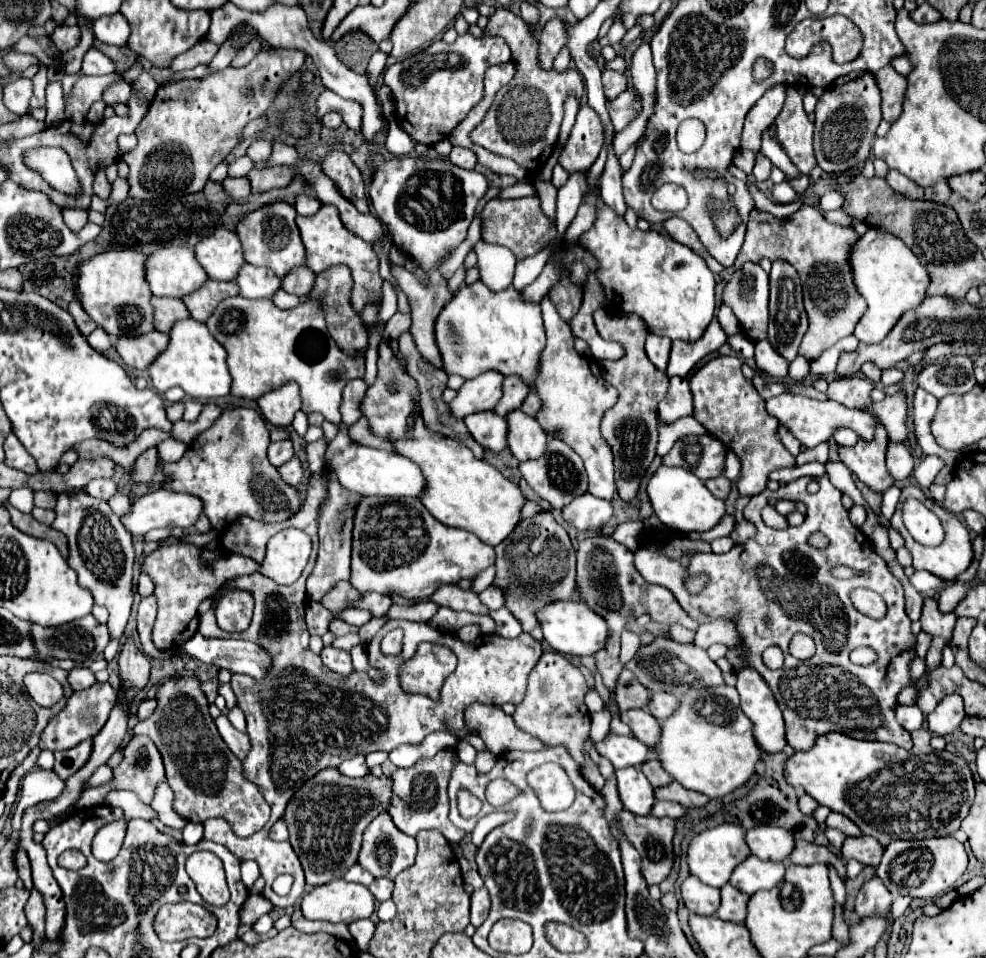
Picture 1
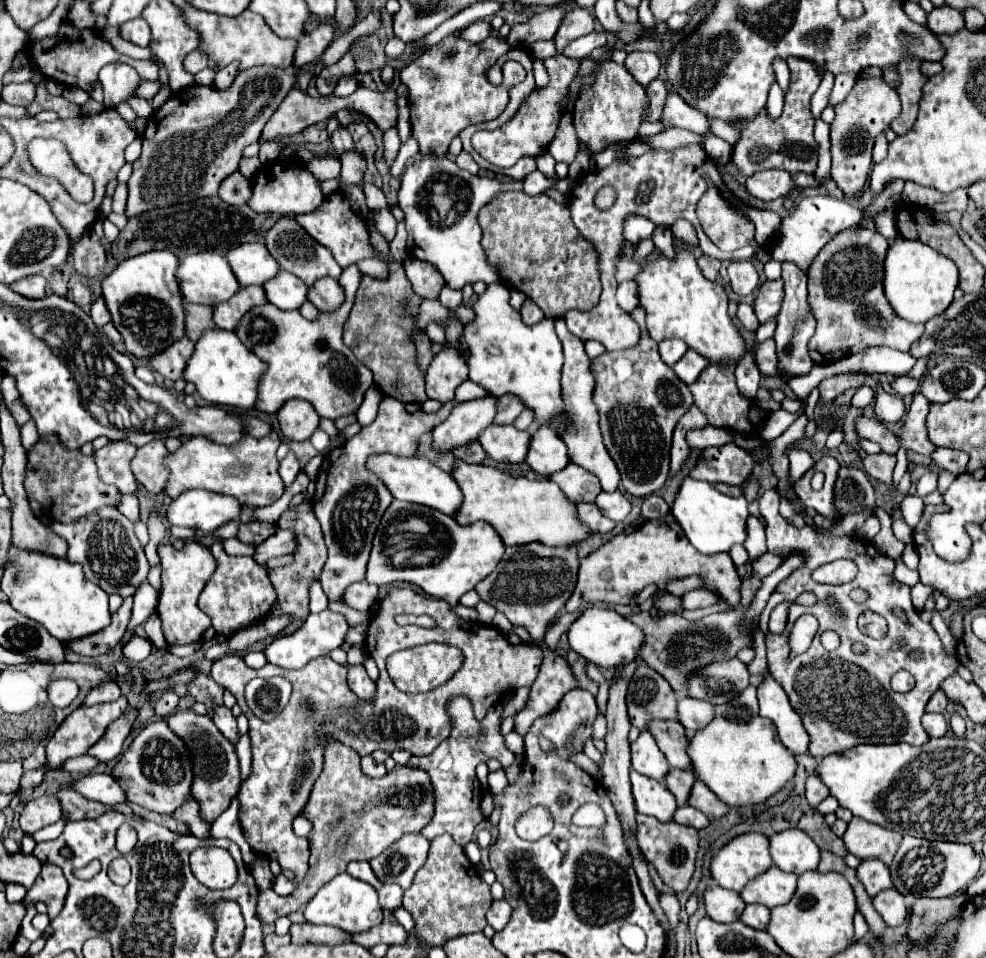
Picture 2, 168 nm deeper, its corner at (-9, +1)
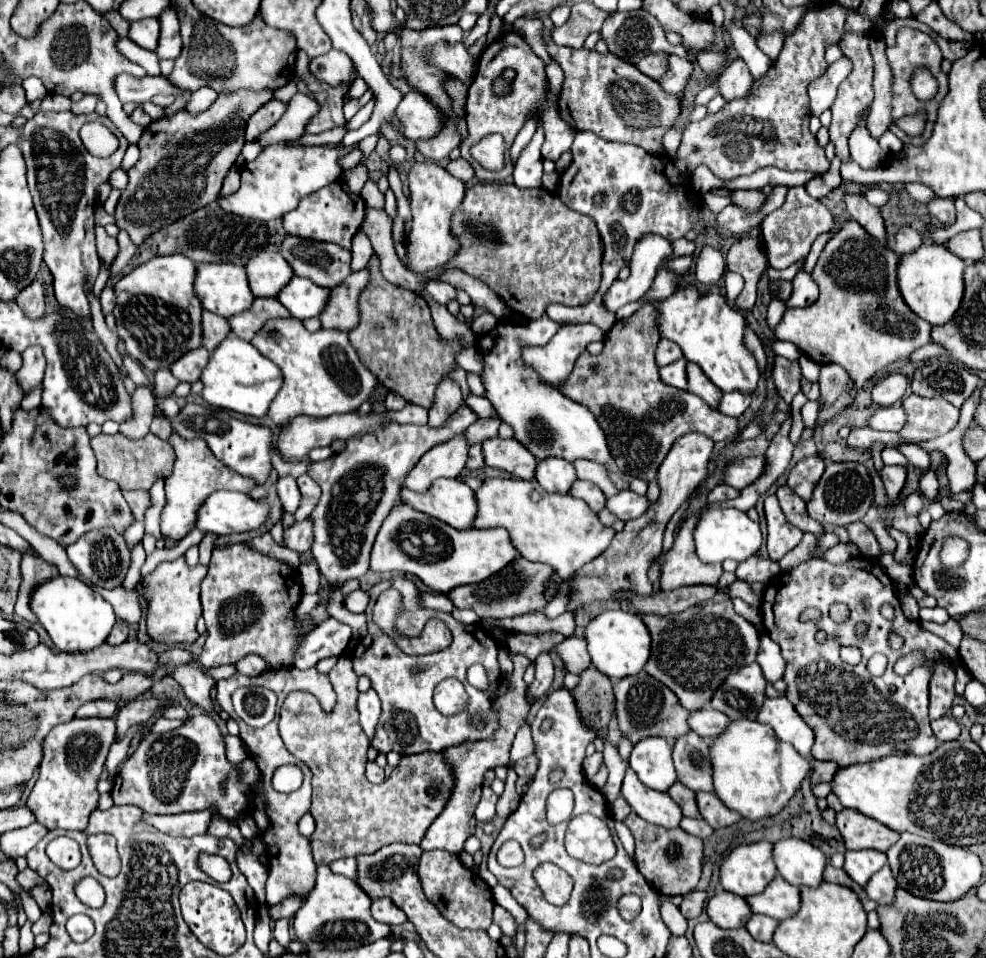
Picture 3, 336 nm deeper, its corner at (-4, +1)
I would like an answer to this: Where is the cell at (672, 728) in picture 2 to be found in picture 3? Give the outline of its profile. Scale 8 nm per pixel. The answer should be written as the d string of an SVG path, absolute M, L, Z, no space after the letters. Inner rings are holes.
M688 732L674 744L674 764L678 780L694 792L712 792L710 744L696 732Z

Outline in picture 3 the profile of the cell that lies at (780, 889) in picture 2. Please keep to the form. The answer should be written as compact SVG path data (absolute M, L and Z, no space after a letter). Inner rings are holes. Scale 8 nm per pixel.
M776 876L764 894L756 894L756 898L746 898L754 914L764 914L774 920L786 920L800 910L800 888L788 886L780 876Z

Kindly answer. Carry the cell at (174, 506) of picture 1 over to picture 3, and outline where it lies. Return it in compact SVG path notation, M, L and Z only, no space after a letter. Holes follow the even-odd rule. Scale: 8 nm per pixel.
M214 492L198 510L198 528L218 536L252 532L266 524L270 506L242 492Z

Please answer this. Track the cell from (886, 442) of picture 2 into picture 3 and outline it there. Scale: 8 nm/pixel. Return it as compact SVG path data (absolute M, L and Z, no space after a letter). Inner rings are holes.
M908 444L908 446L900 446L898 448L908 460L912 466L916 468L922 468L922 470L928 470L932 466L932 460L930 460L930 452L928 450L922 450L920 446L916 444Z

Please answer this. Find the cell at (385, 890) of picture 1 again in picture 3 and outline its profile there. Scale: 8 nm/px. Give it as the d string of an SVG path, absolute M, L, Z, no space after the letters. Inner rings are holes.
M378 898L376 902L372 902L372 916L376 922L390 926L400 926L408 922L406 914L394 902L388 902L388 898Z

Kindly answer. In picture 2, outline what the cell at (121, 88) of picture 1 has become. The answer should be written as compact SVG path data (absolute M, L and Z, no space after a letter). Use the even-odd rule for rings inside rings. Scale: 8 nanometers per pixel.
M133 96L133 98L127 100L127 104L129 104L129 106L133 108L133 112L135 112L137 116L141 116L141 118L149 118L149 114L153 114L153 106L151 106L145 98Z

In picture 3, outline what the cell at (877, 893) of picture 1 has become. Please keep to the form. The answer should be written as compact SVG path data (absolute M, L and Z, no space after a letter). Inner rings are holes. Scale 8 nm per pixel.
M848 850L844 860L844 872L860 886L866 886L870 876L878 872L884 864L886 854L880 850Z

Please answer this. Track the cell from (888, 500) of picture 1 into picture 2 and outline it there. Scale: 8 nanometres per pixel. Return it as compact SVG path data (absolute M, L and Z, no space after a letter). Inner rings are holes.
M907 494L901 502L899 502L899 510L903 514L903 520L913 528L919 518L921 518L921 510L923 510L923 500L919 496L913 496L913 494Z

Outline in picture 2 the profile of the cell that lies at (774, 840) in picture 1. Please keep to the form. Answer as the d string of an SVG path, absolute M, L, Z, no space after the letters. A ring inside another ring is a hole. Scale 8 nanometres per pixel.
M783 830L769 838L769 852L773 864L785 872L803 874L805 870L815 870L819 862L819 850L813 840L801 830Z

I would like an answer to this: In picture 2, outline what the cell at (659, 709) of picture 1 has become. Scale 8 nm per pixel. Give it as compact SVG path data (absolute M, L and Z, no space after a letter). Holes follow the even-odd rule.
M683 696L677 702L677 718L685 726L685 732L693 734L705 722L709 722L709 718L713 718L713 706L705 700Z

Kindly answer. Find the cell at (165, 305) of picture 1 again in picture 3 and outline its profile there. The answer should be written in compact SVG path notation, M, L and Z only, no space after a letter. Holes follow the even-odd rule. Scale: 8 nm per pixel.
M204 310L204 318L202 318L202 326L204 326L204 348L208 352L214 352L216 346L228 338L232 334L230 330L230 324L226 318L218 316L218 314L212 314L208 310Z

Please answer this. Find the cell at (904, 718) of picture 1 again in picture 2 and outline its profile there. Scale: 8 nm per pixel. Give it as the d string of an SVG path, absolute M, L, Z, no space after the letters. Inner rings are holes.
M925 712L923 714L923 728L927 730L929 736L945 736L947 734L947 722L945 722L945 716L943 714L929 714Z

